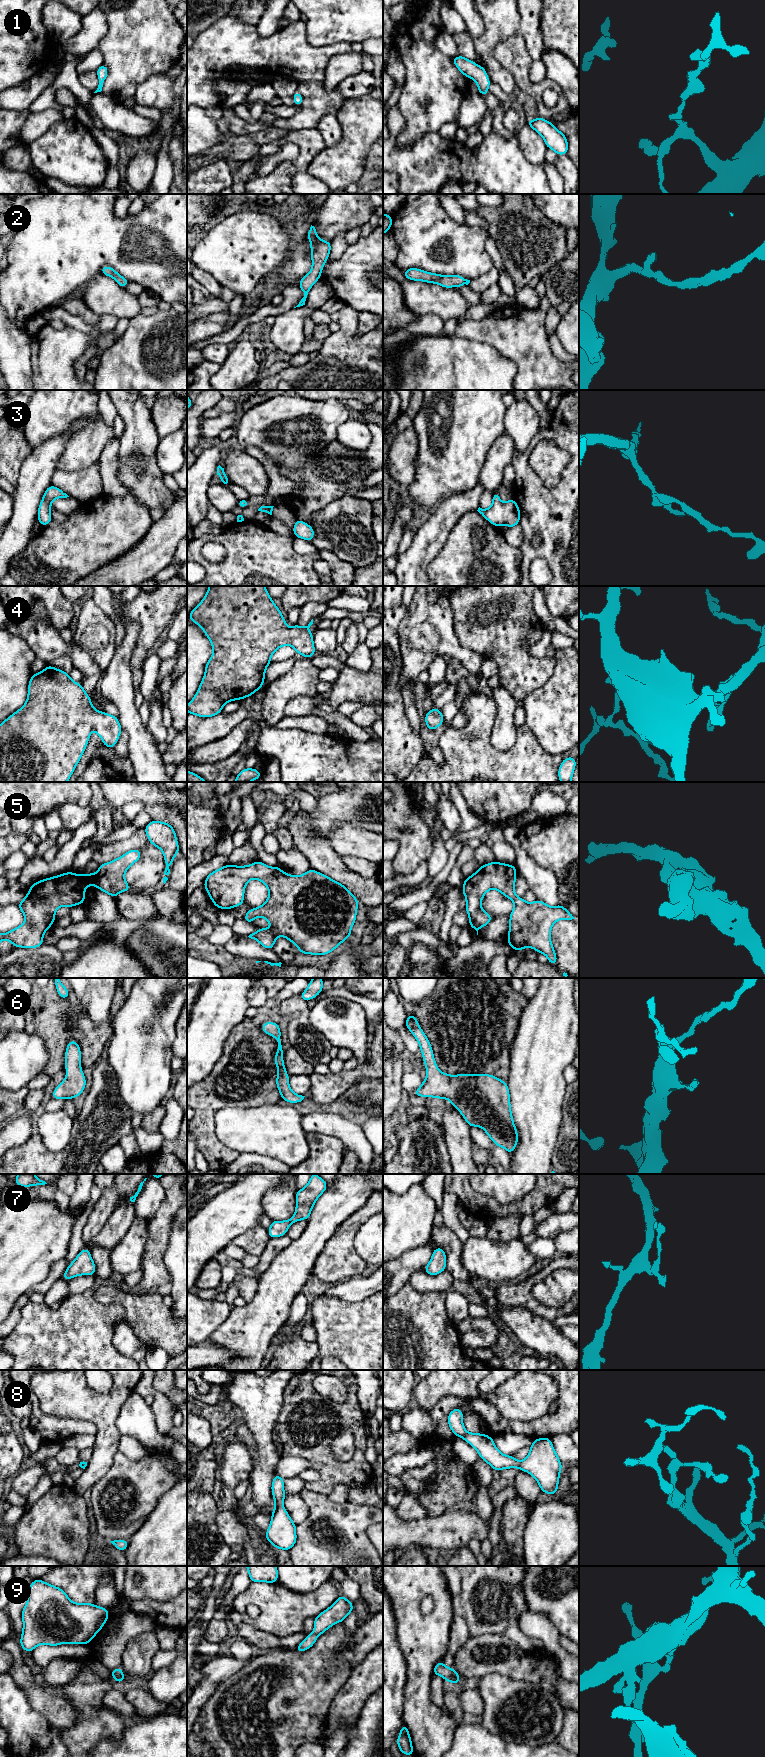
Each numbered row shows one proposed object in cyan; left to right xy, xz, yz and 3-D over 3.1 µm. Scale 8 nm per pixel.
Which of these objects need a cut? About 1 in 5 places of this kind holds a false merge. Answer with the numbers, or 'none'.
none

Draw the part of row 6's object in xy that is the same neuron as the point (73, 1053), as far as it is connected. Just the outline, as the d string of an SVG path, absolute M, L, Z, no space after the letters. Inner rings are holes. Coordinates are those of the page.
M75 1040L69 1041L65 1052L66 1078L55 1088L52 1099L74 1099L85 1089L86 1079L81 1070L81 1050Z

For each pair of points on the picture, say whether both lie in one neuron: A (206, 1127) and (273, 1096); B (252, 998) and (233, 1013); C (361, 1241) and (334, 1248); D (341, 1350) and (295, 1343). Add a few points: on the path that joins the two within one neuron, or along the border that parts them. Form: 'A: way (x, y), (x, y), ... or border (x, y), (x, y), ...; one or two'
A: way (214, 1108), (219, 1103), (241, 1102), (254, 1097); one
B: border (250, 988), (247, 993), (249, 1007); two
C: border (363, 1222), (355, 1235), (354, 1249), (366, 1263); two
D: border (315, 1341), (318, 1345), (320, 1357); two

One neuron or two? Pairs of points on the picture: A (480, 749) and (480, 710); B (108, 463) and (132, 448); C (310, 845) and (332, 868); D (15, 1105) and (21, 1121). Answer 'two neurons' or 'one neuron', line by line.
A: one neuron
B: two neurons
C: one neuron
D: two neurons

